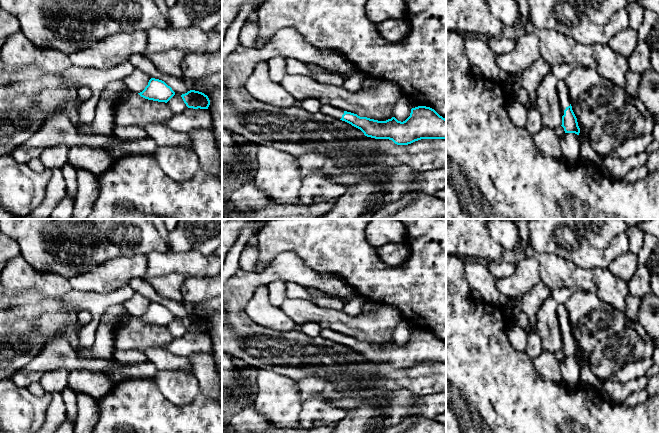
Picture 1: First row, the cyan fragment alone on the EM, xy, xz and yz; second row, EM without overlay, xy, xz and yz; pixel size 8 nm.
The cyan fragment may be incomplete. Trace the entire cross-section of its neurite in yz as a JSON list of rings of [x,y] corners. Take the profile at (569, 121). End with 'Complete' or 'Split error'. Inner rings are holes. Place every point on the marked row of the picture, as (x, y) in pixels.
[[[558,80],[557,90],[560,107],[563,114],[561,126],[564,128],[565,133],[575,133],[579,135],[580,128],[578,126],[577,118],[572,110],[568,88],[564,80]]]. Split error

